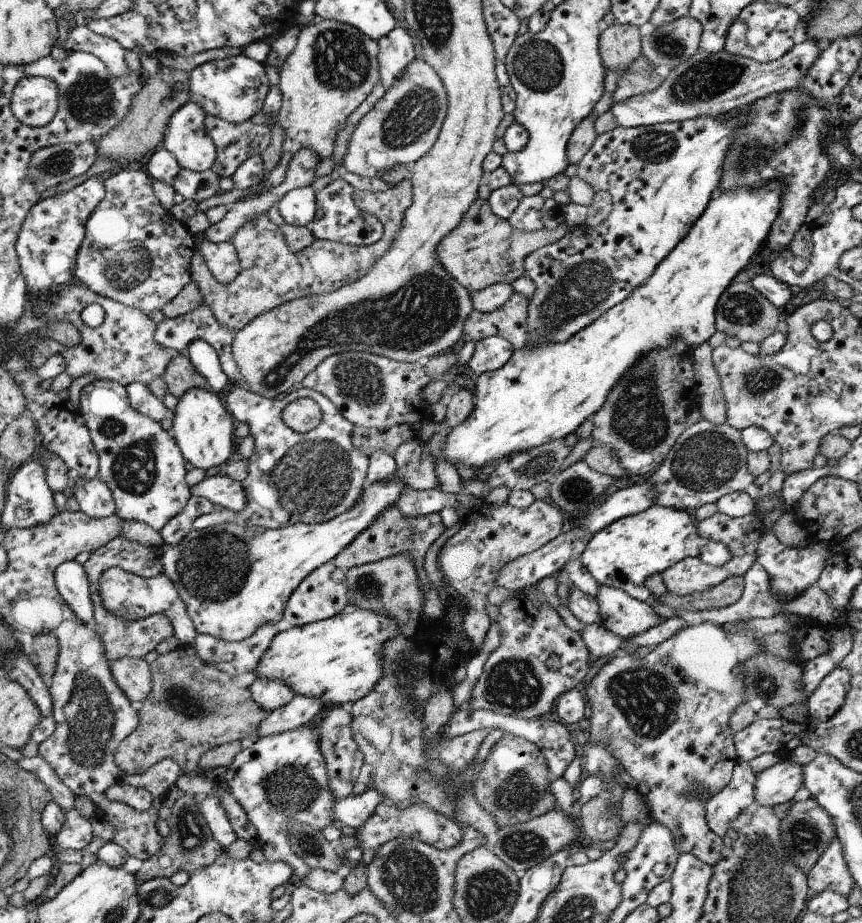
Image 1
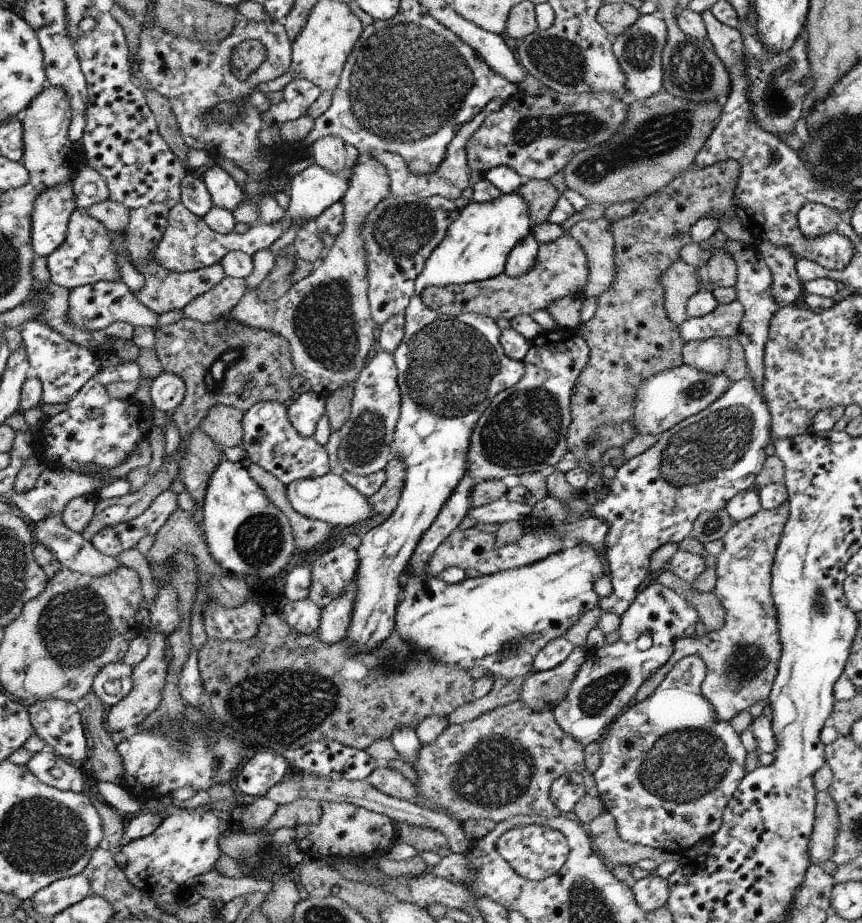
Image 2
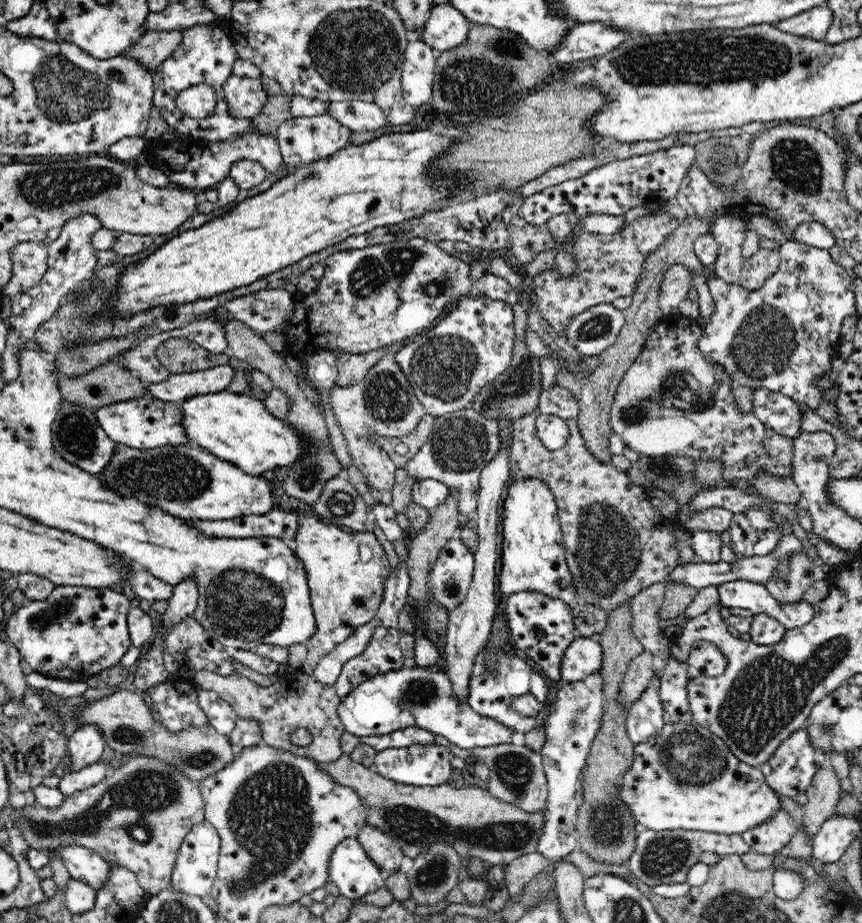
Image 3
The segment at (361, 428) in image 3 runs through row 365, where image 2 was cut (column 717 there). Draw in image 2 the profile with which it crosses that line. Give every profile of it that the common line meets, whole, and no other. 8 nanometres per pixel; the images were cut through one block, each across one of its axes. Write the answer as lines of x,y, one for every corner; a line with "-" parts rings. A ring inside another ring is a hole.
682,364
681,366
661,371
645,379
637,388
632,399
633,417
631,426
642,435
661,435
686,418
699,414
711,406
731,385
722,372
710,375

